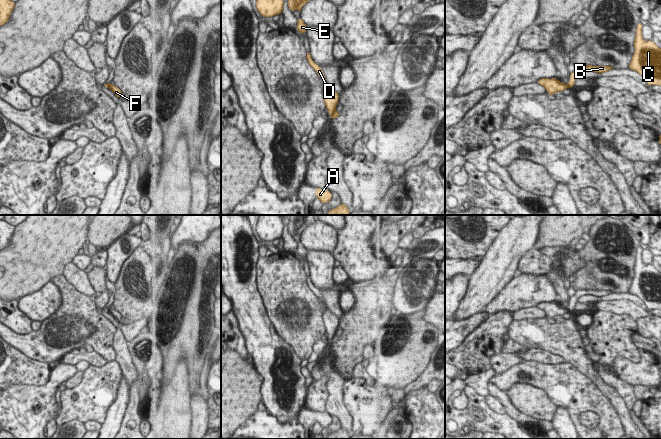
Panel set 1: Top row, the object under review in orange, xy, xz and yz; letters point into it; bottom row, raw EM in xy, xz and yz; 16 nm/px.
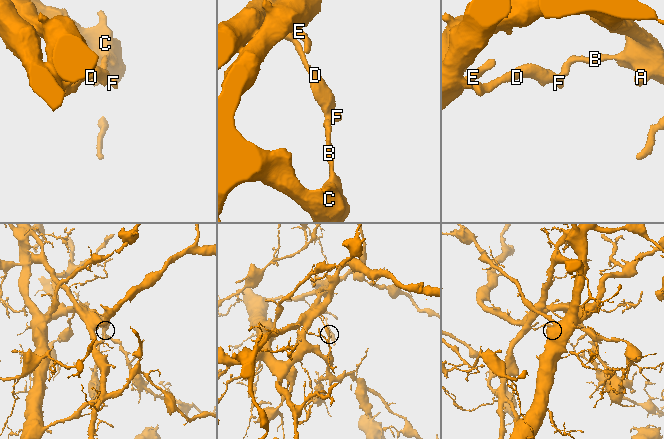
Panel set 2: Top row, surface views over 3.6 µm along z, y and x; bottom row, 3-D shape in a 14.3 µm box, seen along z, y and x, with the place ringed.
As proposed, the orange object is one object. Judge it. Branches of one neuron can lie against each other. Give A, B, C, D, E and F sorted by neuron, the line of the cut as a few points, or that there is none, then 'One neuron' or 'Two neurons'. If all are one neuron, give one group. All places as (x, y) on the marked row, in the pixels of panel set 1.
Groups: A B C F / D E. Split along yz (566, 85), (568, 87). Two neurons

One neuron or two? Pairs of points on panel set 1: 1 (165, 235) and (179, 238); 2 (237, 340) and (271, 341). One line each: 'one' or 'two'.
1: two
2: two

